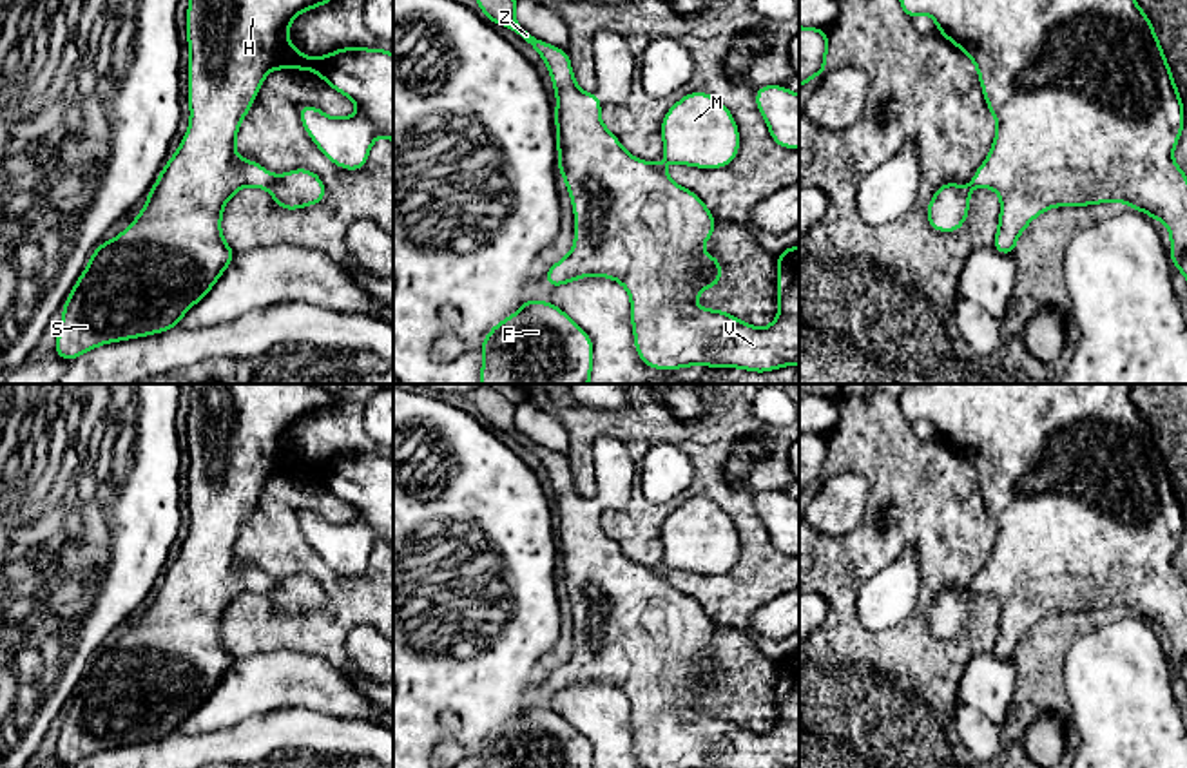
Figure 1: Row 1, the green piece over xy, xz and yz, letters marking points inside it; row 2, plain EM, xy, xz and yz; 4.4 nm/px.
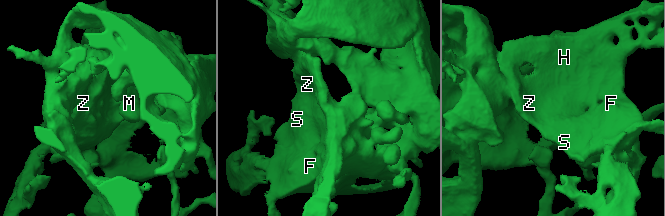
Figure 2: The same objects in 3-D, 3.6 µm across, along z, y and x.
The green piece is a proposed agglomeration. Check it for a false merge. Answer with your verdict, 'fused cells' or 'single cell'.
single cell

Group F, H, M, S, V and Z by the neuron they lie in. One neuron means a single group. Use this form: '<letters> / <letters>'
F H M S V Z

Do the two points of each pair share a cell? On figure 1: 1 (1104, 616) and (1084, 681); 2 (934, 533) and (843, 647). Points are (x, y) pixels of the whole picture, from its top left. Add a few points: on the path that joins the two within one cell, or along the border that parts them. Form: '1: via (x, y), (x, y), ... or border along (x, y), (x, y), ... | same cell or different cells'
1: border along (1124, 616), (1084, 634) | different cells
2: via (896, 538), (883, 546), (843, 585), (843, 609) | same cell

